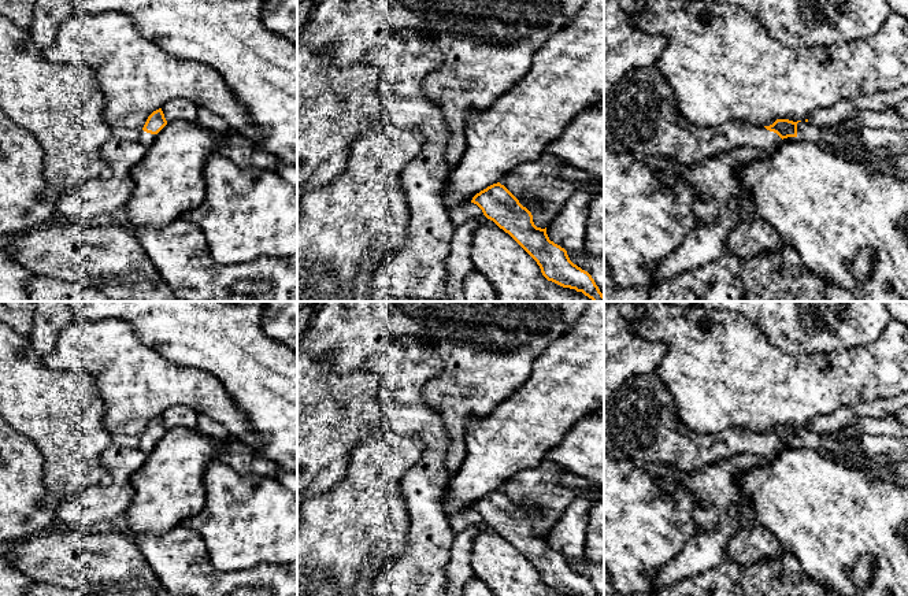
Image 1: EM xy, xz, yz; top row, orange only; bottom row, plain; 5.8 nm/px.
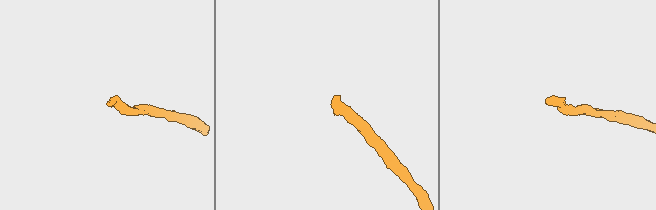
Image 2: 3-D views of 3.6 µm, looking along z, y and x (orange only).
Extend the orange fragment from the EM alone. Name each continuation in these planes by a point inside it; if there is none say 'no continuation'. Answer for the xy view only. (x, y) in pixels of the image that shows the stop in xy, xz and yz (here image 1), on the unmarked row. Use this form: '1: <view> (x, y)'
1: xy (145, 445)

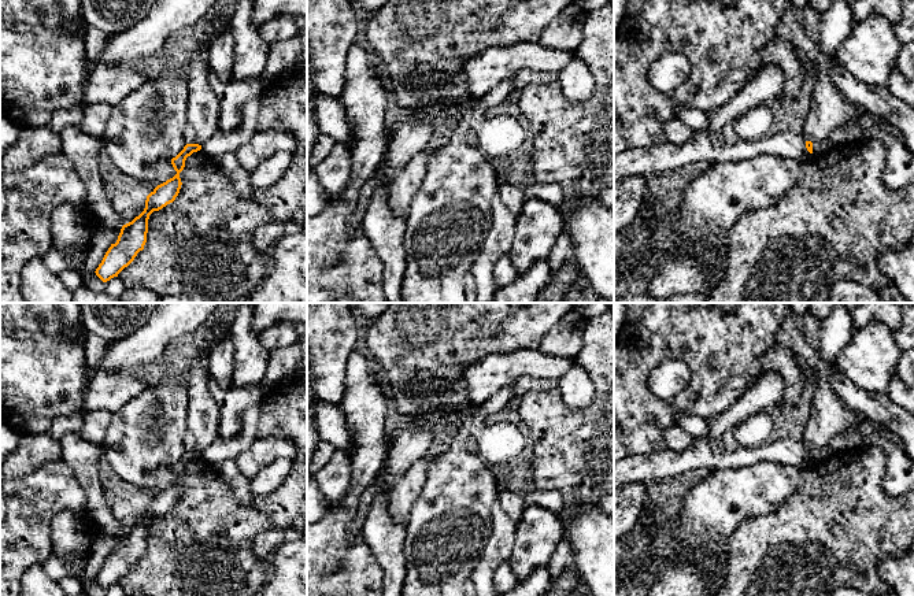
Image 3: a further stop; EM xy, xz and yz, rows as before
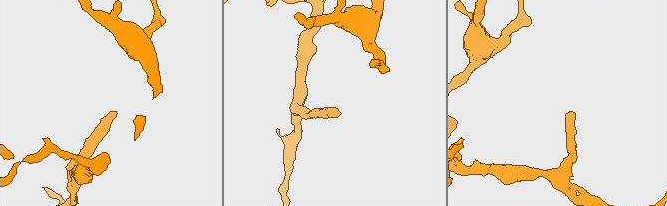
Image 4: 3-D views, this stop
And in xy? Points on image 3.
1: xy (203, 417)

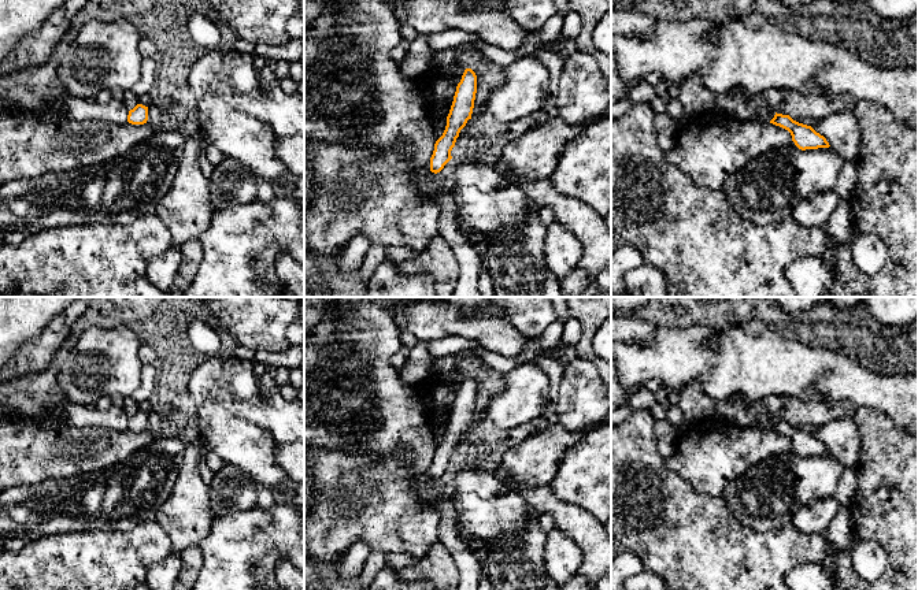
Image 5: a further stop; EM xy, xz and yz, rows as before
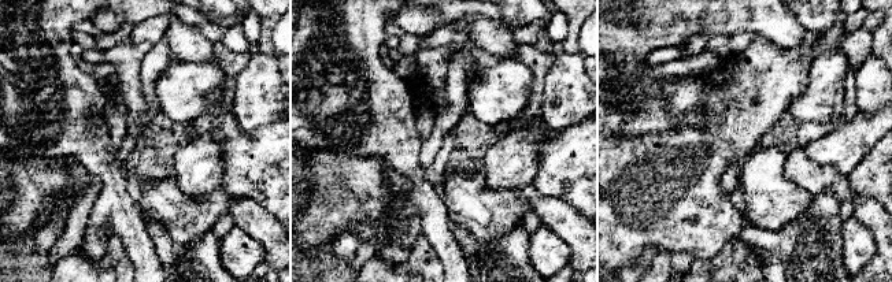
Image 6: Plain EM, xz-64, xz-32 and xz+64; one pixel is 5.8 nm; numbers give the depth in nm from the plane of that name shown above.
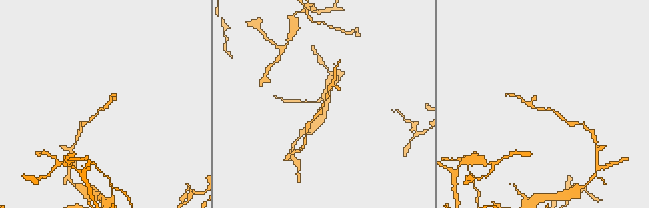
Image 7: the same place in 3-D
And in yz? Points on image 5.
no continuation

